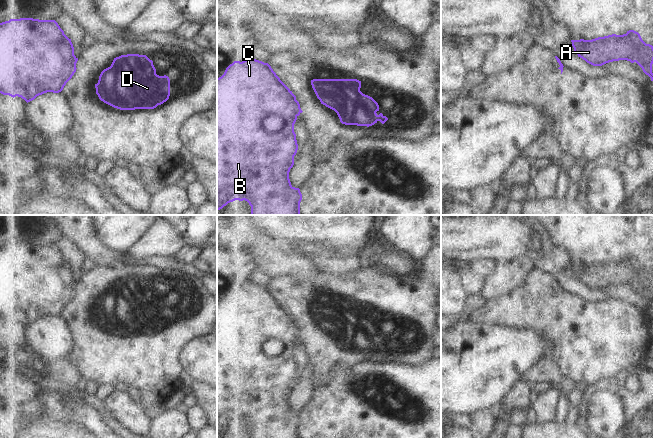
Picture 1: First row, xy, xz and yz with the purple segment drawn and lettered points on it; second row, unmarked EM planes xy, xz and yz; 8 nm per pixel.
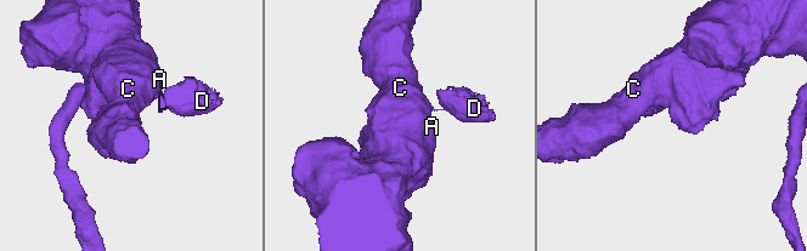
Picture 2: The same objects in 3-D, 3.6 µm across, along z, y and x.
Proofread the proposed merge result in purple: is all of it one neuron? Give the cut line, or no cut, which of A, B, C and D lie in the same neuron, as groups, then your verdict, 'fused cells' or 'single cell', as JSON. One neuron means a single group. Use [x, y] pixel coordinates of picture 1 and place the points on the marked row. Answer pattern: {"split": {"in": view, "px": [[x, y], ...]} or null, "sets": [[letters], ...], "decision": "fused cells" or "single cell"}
{"split": {"in": "yz", "px": [[557, 58], [560, 68]]}, "sets": [["A", "B", "C"], ["D"]], "decision": "fused cells"}

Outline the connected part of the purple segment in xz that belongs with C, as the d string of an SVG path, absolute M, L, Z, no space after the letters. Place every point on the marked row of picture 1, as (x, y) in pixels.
M253 57L242 62L234 61L226 68L224 74L217 78L217 211L235 200L245 200L251 206L251 215L301 215L302 194L299 188L291 185L289 179L289 172L294 165L294 156L298 150L294 124L300 115L300 110L300 104L296 100L296 96L280 80L271 66Z

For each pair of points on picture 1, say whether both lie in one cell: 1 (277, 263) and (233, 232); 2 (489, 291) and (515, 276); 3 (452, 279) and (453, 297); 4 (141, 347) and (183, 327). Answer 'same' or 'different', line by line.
1: same
2: same
3: same
4: same

